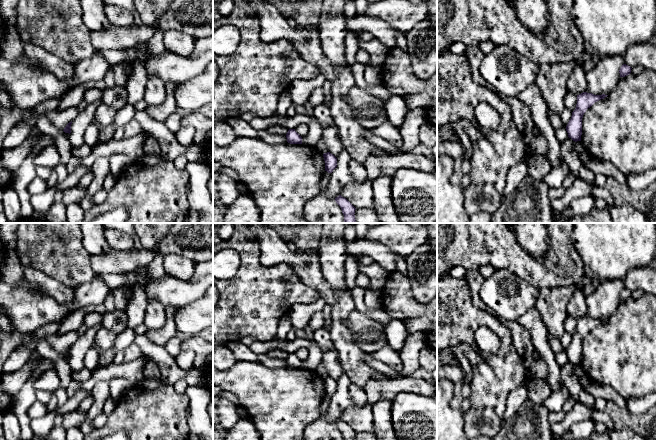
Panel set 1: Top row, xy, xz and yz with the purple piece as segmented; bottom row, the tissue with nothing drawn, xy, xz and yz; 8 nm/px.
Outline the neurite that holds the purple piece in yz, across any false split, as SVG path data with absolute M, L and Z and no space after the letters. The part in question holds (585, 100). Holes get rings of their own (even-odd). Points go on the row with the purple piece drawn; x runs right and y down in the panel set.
M583 92L577 95L577 104L575 110L572 112L571 119L569 120L566 131L568 137L573 141L581 141L582 135L582 118L588 108L595 102L604 99L608 95L594 95L592 93Z

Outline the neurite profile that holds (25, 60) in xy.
M24 54L24 56L17 62L13 63L14 65L24 65L34 70L44 70L43 67L37 65L36 63L33 63L30 58Z

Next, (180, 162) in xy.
M178 156L173 162L178 170L185 170L188 160L184 156Z

